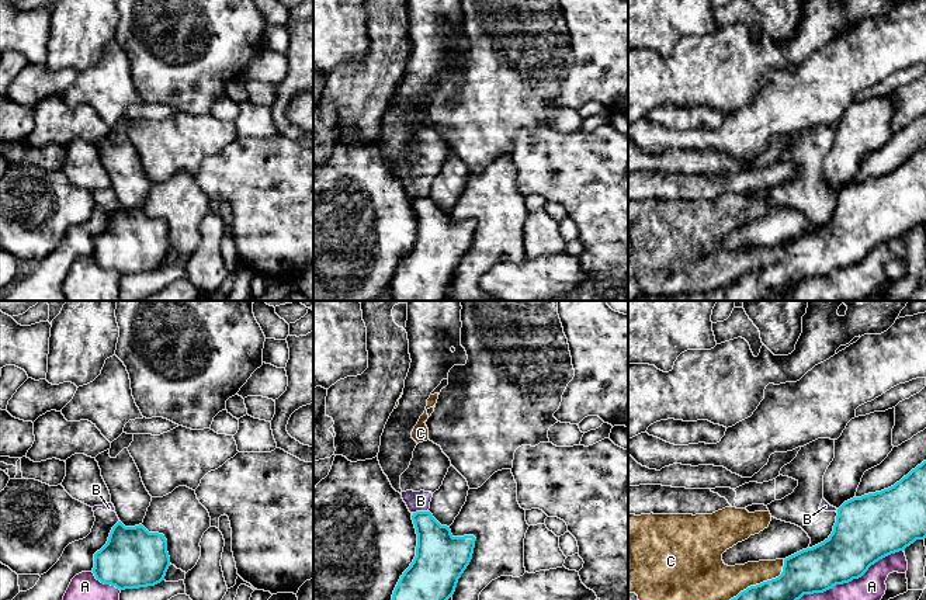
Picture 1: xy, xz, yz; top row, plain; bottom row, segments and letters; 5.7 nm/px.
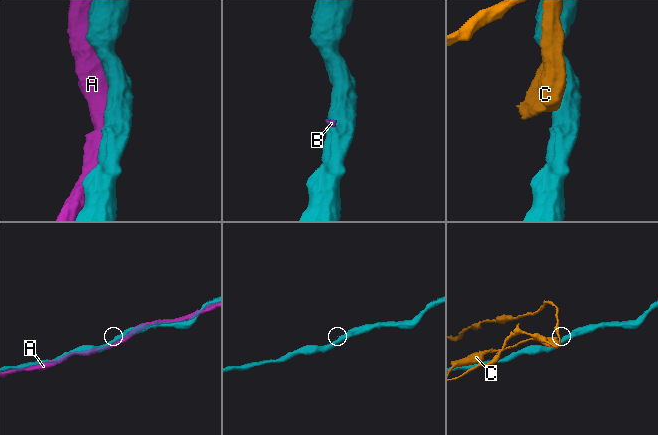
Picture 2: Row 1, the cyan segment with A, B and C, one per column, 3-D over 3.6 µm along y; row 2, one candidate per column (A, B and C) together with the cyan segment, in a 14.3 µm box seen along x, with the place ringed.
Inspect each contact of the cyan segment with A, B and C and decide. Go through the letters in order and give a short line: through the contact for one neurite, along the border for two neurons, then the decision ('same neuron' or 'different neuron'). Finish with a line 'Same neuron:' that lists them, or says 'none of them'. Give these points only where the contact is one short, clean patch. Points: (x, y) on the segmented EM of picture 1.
A: different neuron
B: line xz (427, 510), (416, 510), (413, 513); different neuron
C: different neuron
Same neuron: none of them

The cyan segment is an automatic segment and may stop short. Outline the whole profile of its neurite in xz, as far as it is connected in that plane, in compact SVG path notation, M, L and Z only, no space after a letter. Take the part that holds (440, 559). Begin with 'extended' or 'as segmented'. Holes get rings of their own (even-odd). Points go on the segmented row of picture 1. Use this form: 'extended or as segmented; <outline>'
as segmented; M416 511L412 520L417 534L416 556L400 576L392 600L448 600L472 559L476 538L454 537L450 527L441 526L430 511Z

